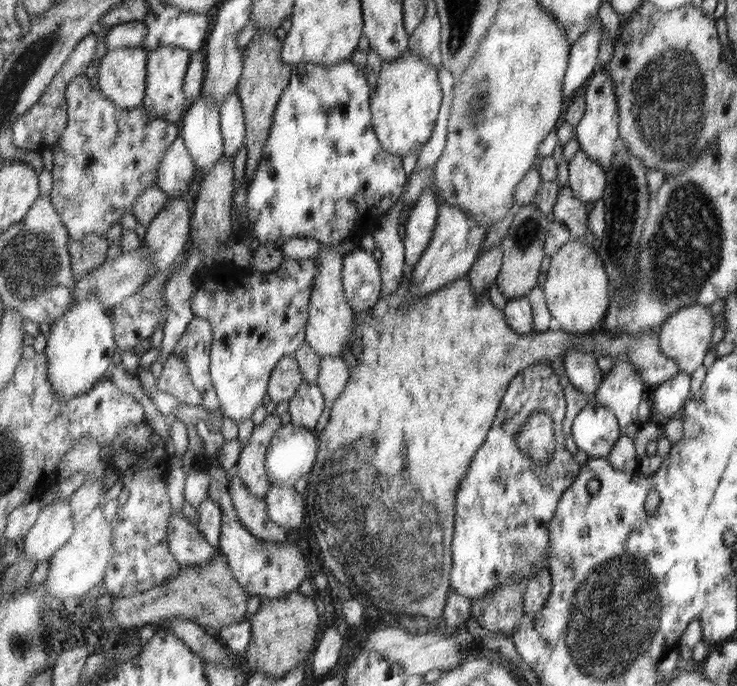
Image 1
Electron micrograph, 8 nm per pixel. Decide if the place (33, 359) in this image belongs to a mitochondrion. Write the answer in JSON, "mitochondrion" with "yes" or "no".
{"mitochondrion":"no"}

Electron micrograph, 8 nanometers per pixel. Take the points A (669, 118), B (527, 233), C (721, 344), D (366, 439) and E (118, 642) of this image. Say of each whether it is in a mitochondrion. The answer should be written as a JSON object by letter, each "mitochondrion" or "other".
{"A":"mitochondrion","B":"mitochondrion","C":"other","D":"mitochondrion","E":"other"}

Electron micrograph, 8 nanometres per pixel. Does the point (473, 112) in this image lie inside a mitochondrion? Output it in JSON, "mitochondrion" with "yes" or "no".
{"mitochondrion":"yes"}

